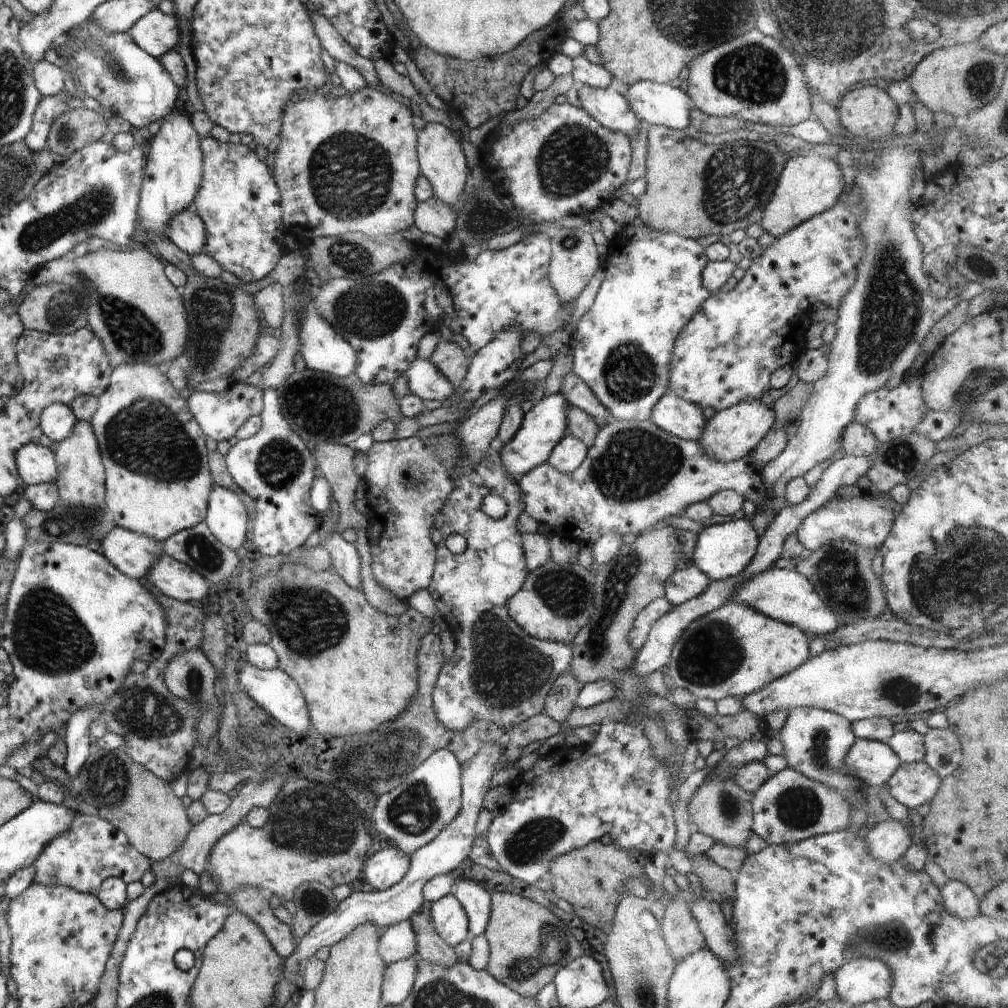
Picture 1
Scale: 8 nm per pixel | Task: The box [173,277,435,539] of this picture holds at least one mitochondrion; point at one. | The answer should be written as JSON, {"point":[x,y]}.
{"point":[320,407]}

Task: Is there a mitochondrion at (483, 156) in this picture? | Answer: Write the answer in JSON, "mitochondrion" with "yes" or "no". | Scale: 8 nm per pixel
{"mitochondrion":"no"}

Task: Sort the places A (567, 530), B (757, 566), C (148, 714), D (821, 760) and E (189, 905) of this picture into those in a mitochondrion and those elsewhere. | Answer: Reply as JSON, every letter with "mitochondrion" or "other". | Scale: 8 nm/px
{"A":"other","B":"other","C":"mitochondrion","D":"mitochondrion","E":"other"}

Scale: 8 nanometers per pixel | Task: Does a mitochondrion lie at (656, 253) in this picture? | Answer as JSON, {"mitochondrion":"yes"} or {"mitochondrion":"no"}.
{"mitochondrion":"no"}

